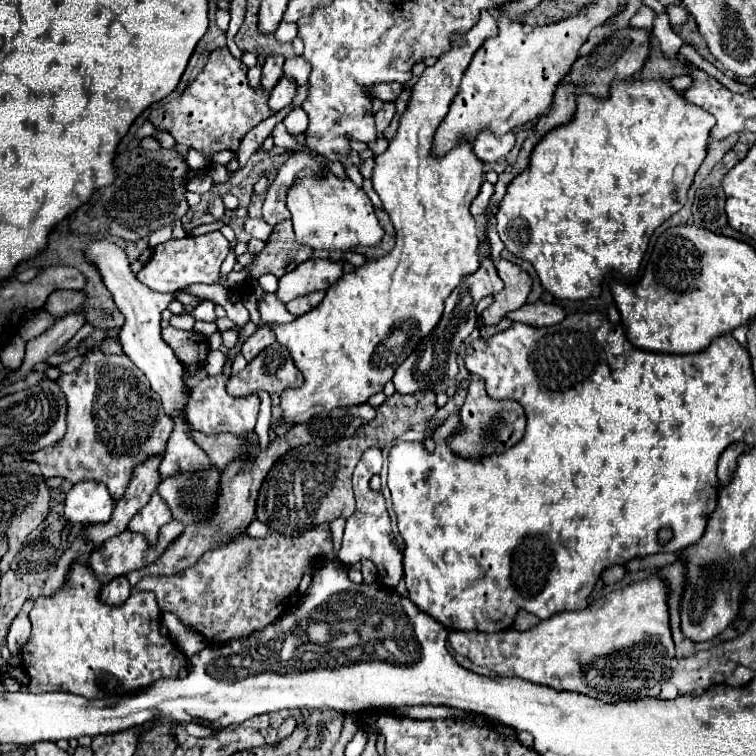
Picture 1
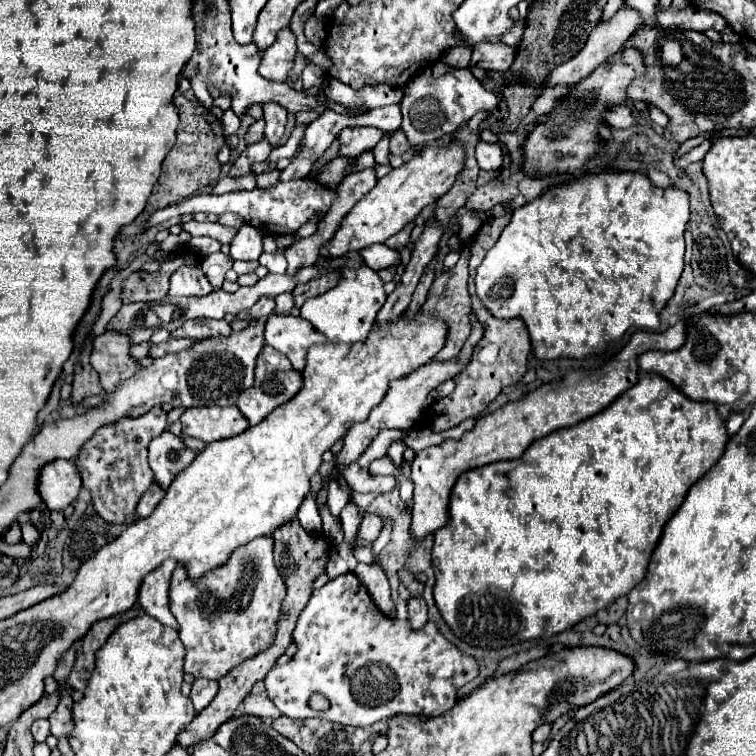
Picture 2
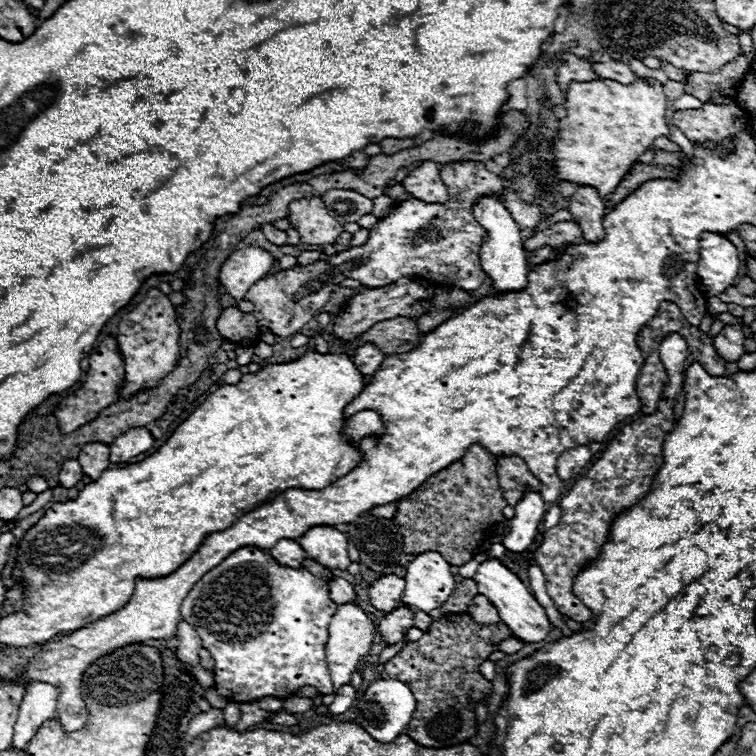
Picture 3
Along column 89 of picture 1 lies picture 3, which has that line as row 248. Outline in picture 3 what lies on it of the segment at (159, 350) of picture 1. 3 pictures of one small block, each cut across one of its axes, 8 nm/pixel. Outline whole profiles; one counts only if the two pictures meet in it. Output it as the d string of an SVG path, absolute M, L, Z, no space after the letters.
M250 246L236 250L232 256L228 256L224 268L220 268L220 286L224 286L228 294L234 296L234 300L238 302L236 306L242 312L254 312L254 304L248 302L244 296L256 280L268 274L272 264L274 258L266 250Z

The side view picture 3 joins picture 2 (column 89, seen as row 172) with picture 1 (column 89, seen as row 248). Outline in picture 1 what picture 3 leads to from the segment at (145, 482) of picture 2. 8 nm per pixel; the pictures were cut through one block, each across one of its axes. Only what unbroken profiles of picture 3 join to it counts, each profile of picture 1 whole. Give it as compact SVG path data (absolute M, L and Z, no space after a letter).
M104 342L100 344L100 348L90 348L80 368L74 370L72 374L62 374L56 382L60 384L68 400L68 432L64 440L54 448L35 453L23 453L25 460L36 462L46 478L62 476L72 484L82 480L104 482L110 490L110 496L118 500L130 482L134 466L154 454L164 452L166 440L174 430L172 418L166 416L164 408L160 408L160 398L152 392L146 376L134 366L134 362L122 352L122 348L116 342Z

